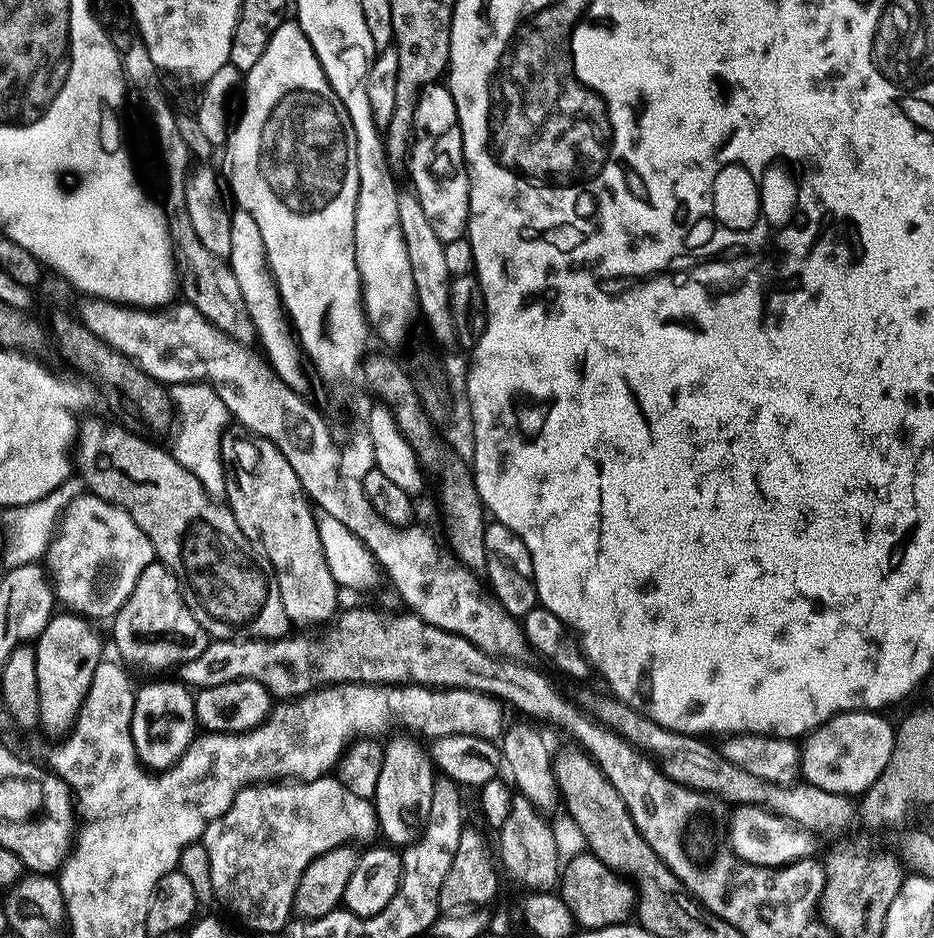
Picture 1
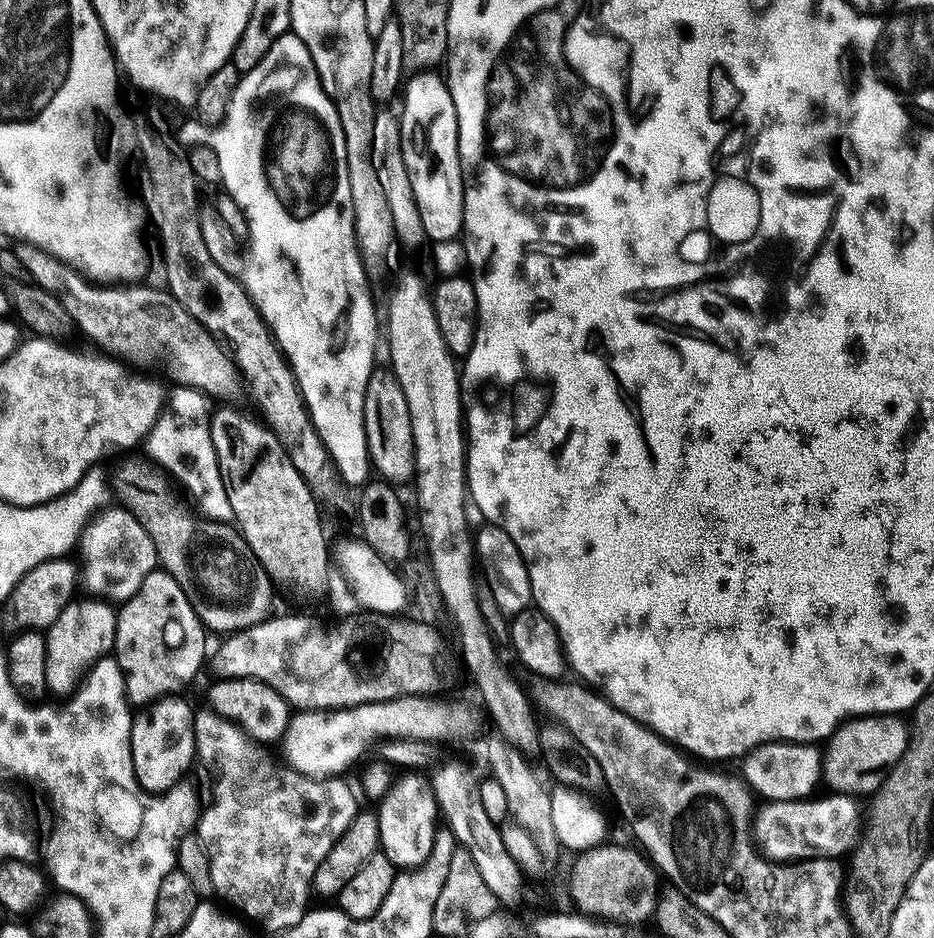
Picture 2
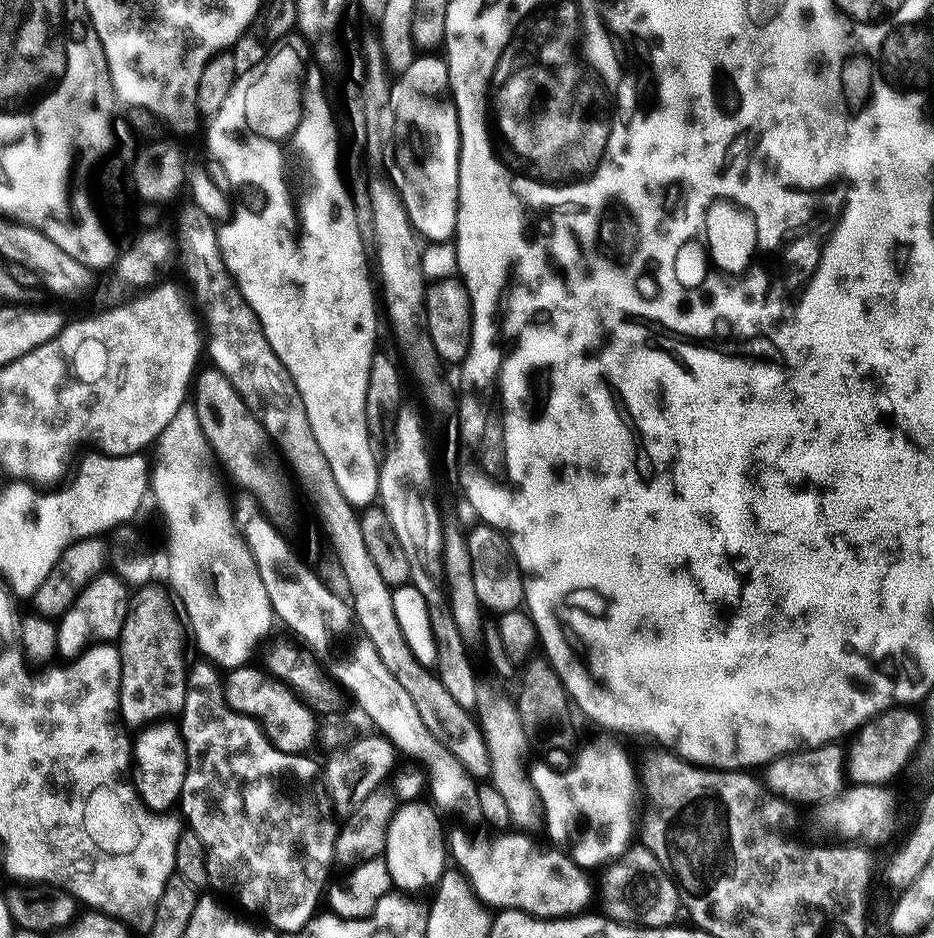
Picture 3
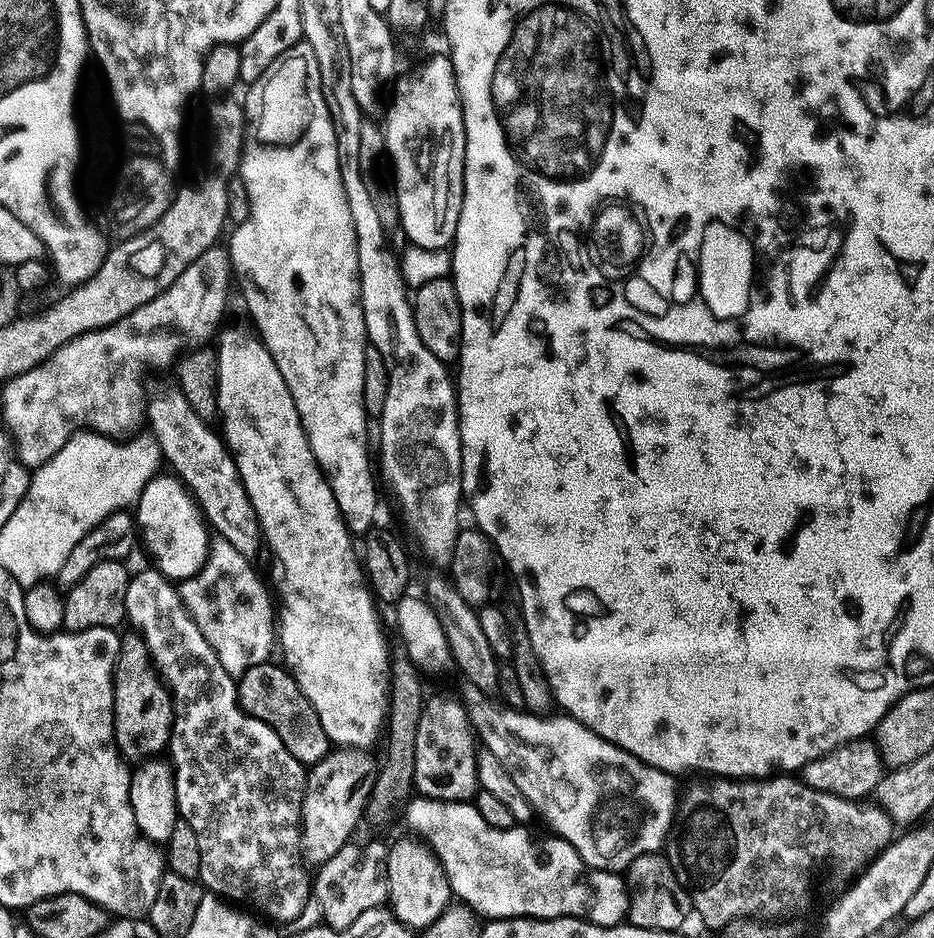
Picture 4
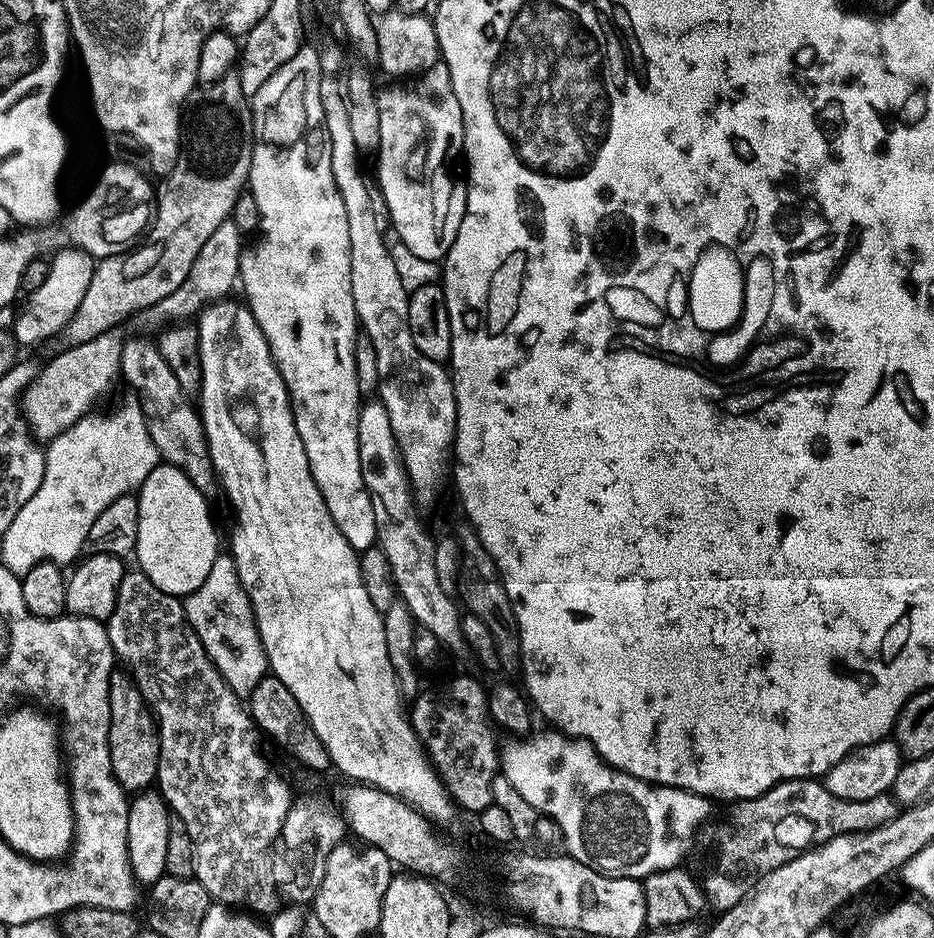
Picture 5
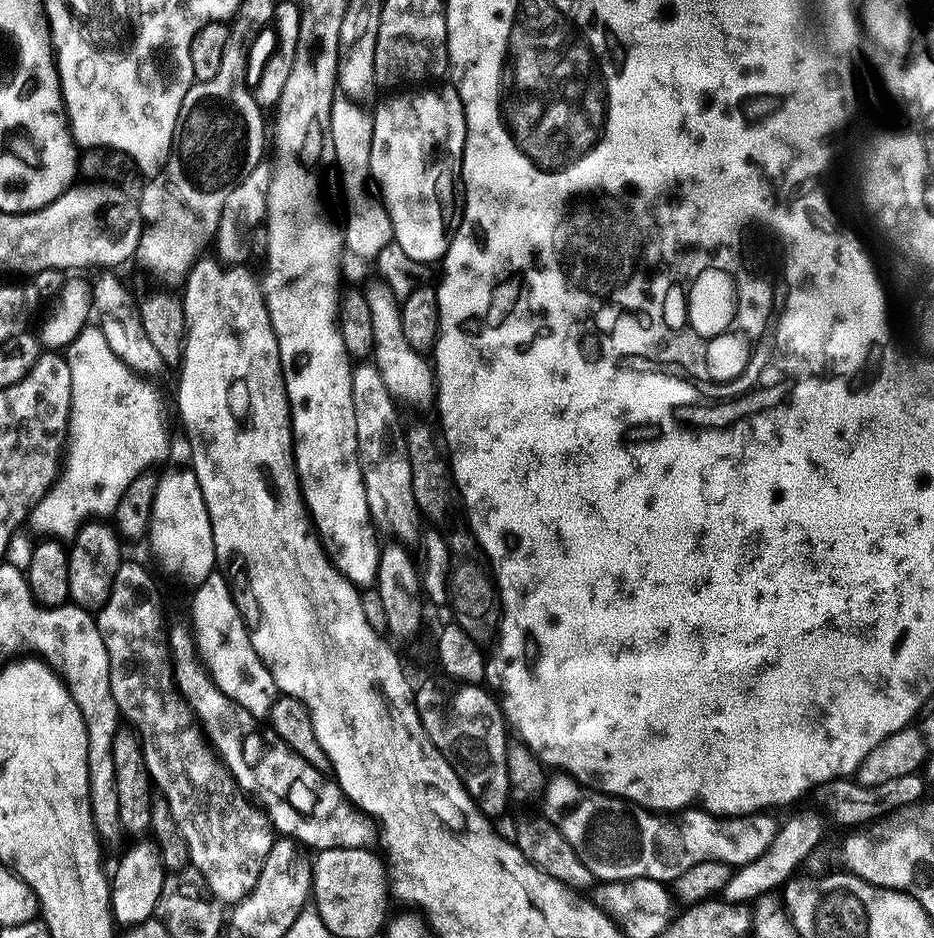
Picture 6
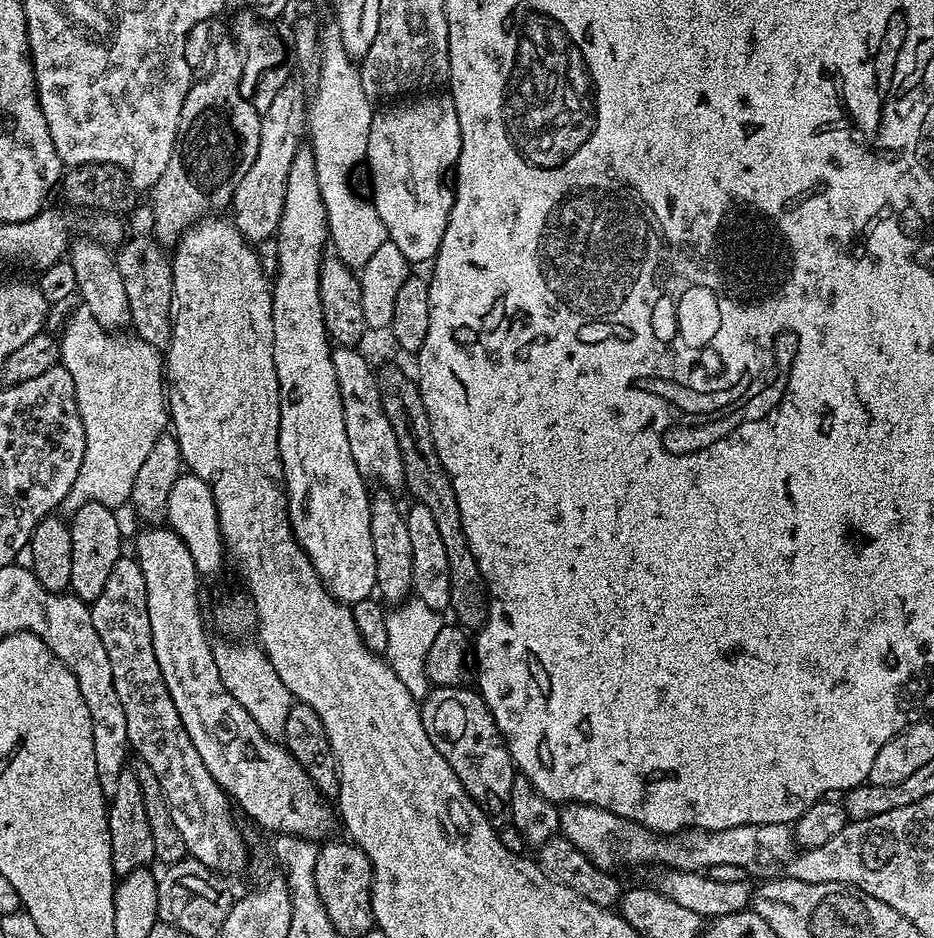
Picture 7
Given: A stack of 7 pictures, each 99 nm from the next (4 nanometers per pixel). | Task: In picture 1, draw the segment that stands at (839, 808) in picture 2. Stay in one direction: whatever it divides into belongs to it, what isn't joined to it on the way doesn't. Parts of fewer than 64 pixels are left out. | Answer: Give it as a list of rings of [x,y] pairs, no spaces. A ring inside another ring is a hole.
[[[759,804],[737,805],[730,816],[729,833],[738,856],[763,868],[779,868],[796,860],[809,859],[818,848],[817,833],[813,829]]]

